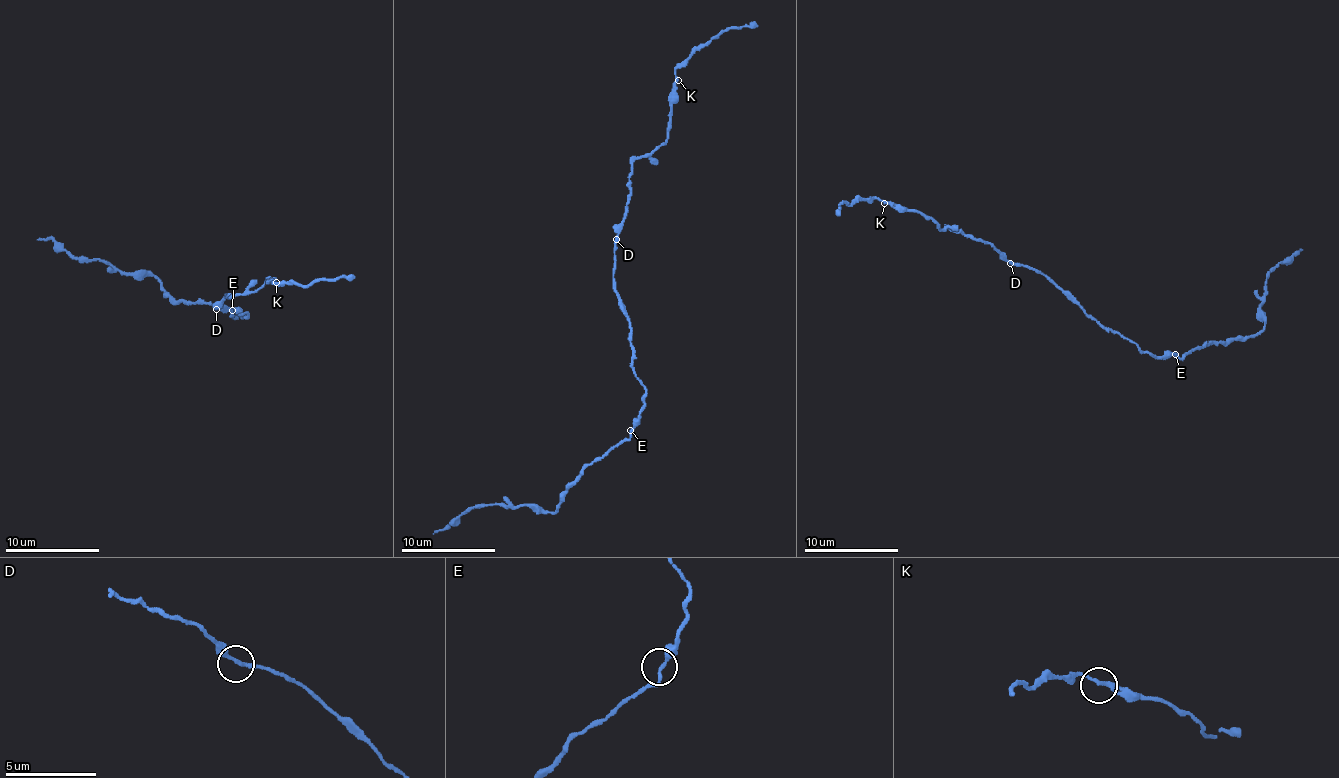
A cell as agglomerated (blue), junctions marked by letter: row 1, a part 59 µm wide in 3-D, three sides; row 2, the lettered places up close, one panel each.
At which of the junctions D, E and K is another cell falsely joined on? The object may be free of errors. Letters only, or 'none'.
none

